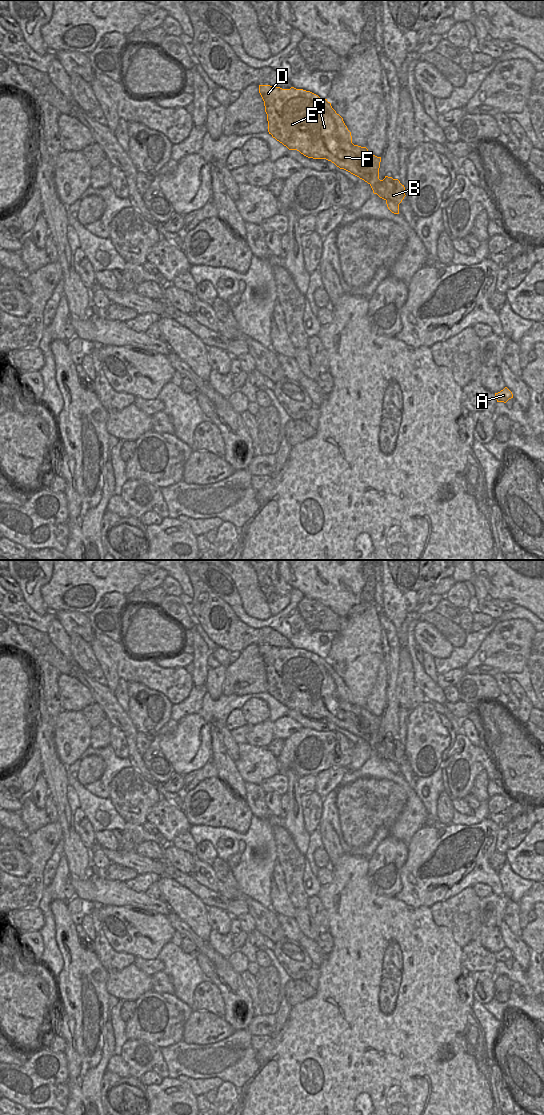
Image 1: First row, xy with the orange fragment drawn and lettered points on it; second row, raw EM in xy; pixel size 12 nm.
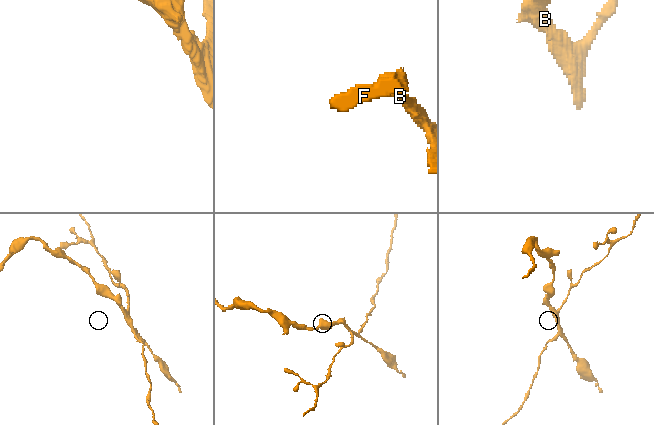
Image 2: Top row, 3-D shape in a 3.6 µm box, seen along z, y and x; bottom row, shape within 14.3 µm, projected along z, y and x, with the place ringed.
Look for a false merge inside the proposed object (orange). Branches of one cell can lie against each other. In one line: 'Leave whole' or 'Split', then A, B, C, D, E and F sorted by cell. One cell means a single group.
Split. Groups: A / B C D E F

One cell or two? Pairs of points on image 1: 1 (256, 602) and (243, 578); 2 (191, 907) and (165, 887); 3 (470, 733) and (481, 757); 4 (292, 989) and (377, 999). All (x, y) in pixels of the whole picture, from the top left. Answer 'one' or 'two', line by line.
1: one
2: one
3: two
4: two

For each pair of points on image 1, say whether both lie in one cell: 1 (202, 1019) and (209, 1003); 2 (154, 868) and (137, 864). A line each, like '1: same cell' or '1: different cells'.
1: different cells
2: same cell

